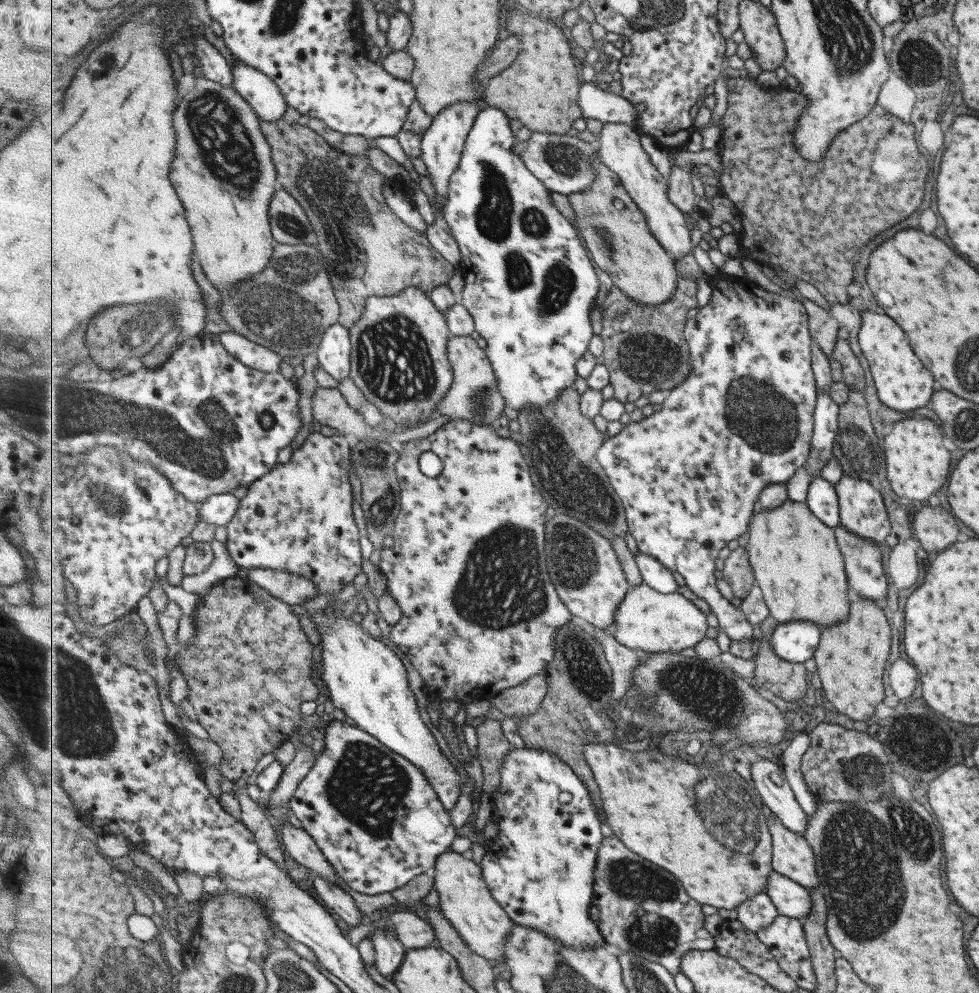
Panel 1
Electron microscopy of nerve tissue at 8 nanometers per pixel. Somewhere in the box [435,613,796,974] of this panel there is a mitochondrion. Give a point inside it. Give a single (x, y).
(643, 894)

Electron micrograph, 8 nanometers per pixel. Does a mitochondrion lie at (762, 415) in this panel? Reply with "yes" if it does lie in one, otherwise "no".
yes

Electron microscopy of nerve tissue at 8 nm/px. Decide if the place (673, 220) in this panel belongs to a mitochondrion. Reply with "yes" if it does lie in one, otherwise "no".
no

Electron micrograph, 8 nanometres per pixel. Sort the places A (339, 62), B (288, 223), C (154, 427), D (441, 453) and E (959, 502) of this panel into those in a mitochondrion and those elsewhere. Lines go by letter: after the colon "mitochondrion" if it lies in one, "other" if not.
A: other
B: mitochondrion
C: mitochondrion
D: other
E: other

